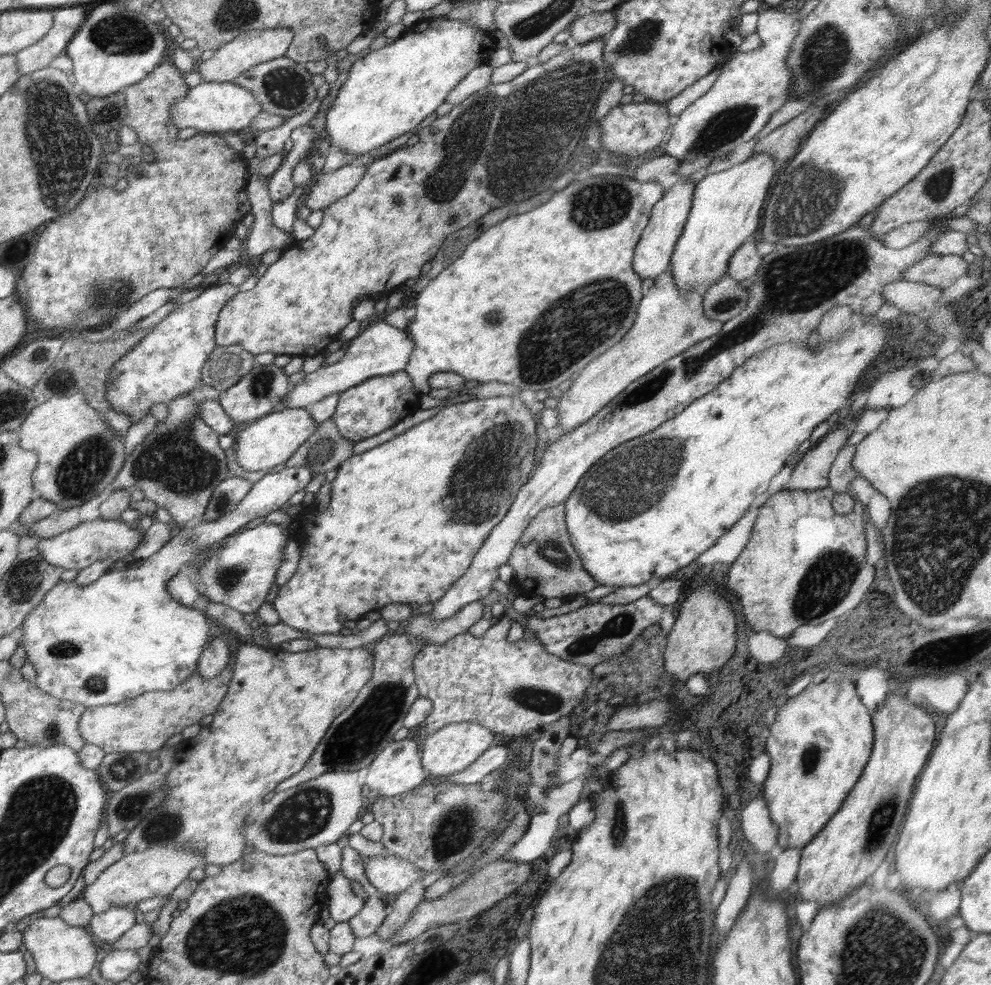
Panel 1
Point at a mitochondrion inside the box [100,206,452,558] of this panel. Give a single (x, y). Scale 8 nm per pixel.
(174, 459)

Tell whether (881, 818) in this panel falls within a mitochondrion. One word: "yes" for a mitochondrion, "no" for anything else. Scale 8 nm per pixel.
yes

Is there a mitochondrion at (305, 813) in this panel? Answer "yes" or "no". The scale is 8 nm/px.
yes

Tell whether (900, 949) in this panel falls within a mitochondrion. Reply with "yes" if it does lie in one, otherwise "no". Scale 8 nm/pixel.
yes

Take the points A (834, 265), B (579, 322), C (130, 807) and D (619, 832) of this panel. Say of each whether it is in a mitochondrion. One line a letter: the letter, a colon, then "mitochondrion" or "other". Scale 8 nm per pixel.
A: mitochondrion
B: mitochondrion
C: mitochondrion
D: mitochondrion

